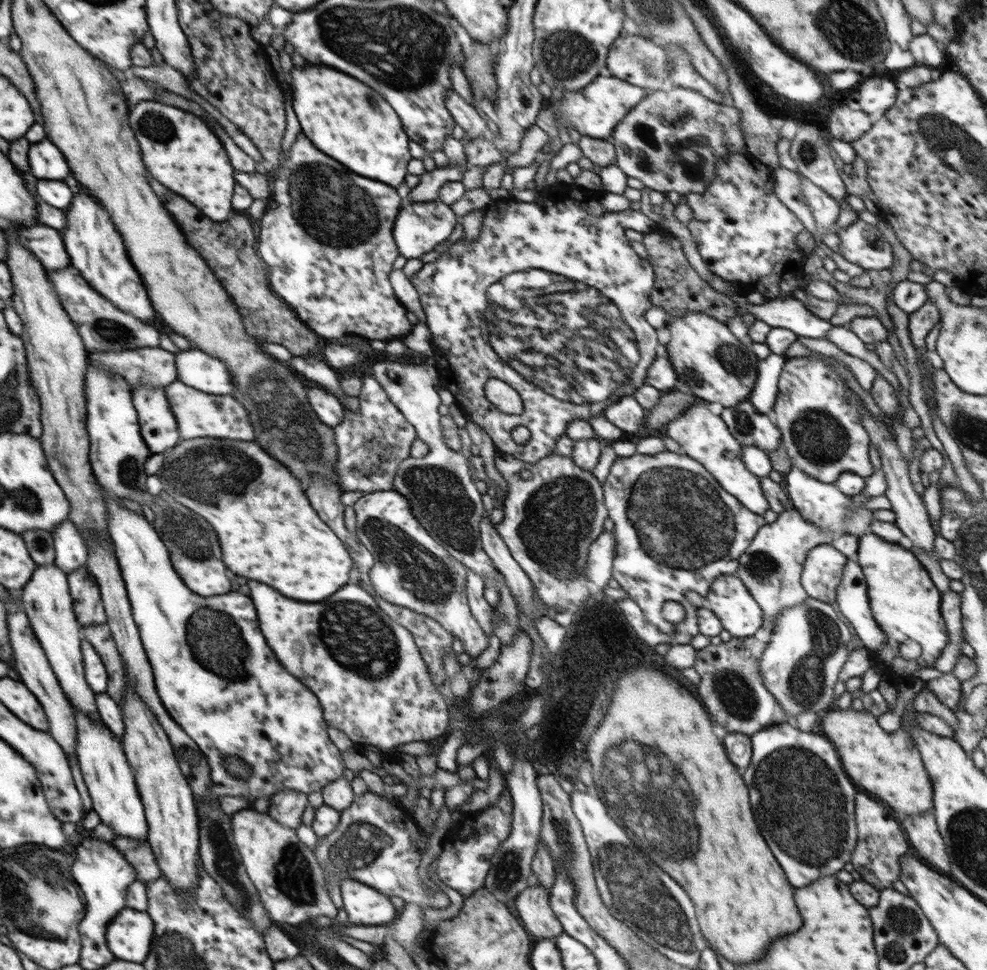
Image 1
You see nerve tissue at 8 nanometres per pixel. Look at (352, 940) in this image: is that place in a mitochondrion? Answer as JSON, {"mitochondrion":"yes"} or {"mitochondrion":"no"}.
{"mitochondrion":"no"}

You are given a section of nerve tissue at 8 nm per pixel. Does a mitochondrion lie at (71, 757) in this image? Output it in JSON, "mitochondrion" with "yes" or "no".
{"mitochondrion":"no"}

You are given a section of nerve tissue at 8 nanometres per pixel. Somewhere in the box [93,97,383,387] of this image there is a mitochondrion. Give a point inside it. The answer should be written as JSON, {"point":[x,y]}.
{"point":[159,128]}

